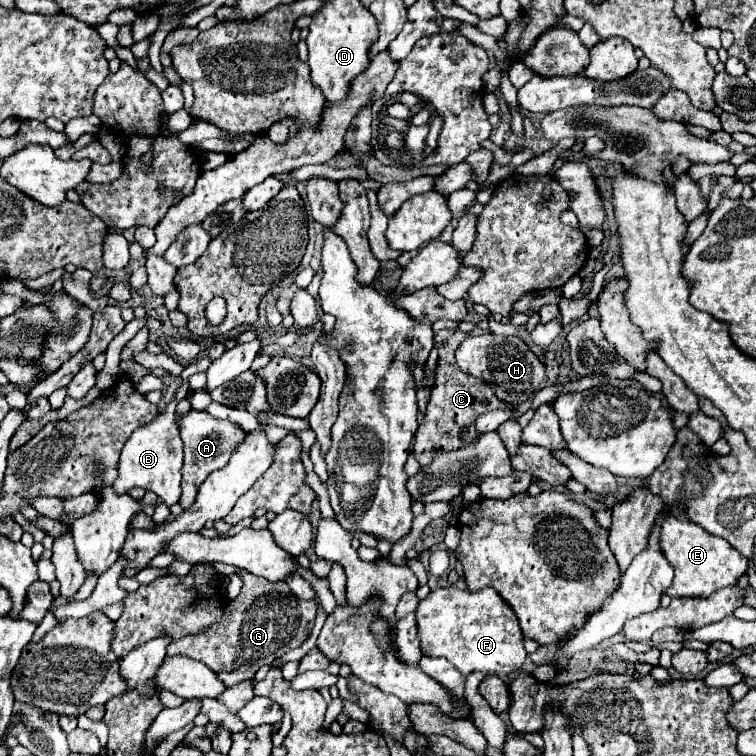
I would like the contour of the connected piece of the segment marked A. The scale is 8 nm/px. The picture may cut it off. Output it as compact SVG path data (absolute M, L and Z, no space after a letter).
M191 411L187 413L181 421L179 421L179 433L181 433L181 441L185 445L185 461L183 461L183 481L181 481L181 499L179 505L183 509L191 507L191 503L195 501L197 489L199 485L205 481L205 477L209 473L213 473L215 469L227 465L231 453L237 449L239 441L243 441L245 431L241 431L239 427L235 427L229 421L221 421L211 417L205 411Z

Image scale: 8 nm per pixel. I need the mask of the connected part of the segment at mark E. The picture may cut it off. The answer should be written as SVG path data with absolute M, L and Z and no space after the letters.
M669 517L663 521L659 547L675 569L673 583L665 589L669 597L709 597L721 587L737 585L739 577L747 571L747 559L737 549L733 549L723 537L699 529L699 525L687 521L687 517Z

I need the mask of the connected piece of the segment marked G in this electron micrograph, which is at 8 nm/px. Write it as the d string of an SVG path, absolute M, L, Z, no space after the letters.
M237 571L237 575L241 577L243 587L241 587L241 593L225 605L223 619L217 621L215 625L203 629L203 633L187 635L183 639L173 641L167 647L167 655L187 655L195 661L203 661L225 683L225 687L233 687L233 685L241 683L243 679L251 679L257 673L259 667L271 665L275 659L283 657L285 647L291 647L291 649L299 647L307 639L307 635L313 627L313 621L315 621L315 613L317 613L317 603L315 601L303 601L299 597L285 595L285 591L291 591L291 589L283 581L271 583L263 577L255 577L247 571Z

